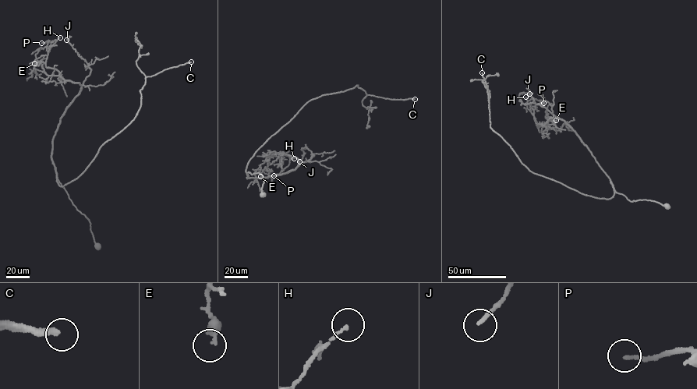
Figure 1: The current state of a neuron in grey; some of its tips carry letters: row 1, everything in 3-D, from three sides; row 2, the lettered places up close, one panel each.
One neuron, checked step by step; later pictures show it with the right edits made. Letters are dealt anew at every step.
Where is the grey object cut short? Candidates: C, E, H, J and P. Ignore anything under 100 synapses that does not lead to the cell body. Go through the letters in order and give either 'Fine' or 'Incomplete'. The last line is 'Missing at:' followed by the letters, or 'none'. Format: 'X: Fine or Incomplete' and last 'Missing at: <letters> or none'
C: Incomplete
E: Fine
H: Fine
J: Fine
P: Fine
Missing at: C

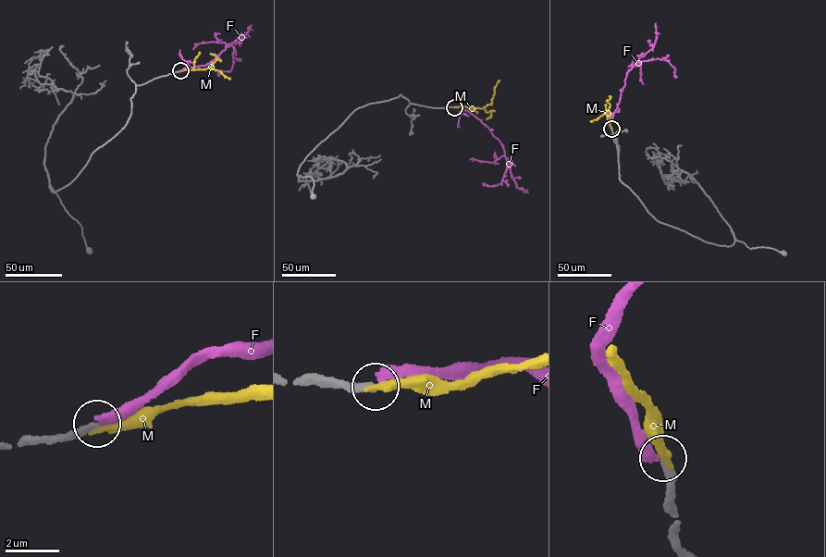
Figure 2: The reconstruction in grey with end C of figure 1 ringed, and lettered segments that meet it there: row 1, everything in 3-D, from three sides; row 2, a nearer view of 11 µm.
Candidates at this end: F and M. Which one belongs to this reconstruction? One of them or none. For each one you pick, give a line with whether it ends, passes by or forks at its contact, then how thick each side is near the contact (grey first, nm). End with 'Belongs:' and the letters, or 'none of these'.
Belongs: none of these

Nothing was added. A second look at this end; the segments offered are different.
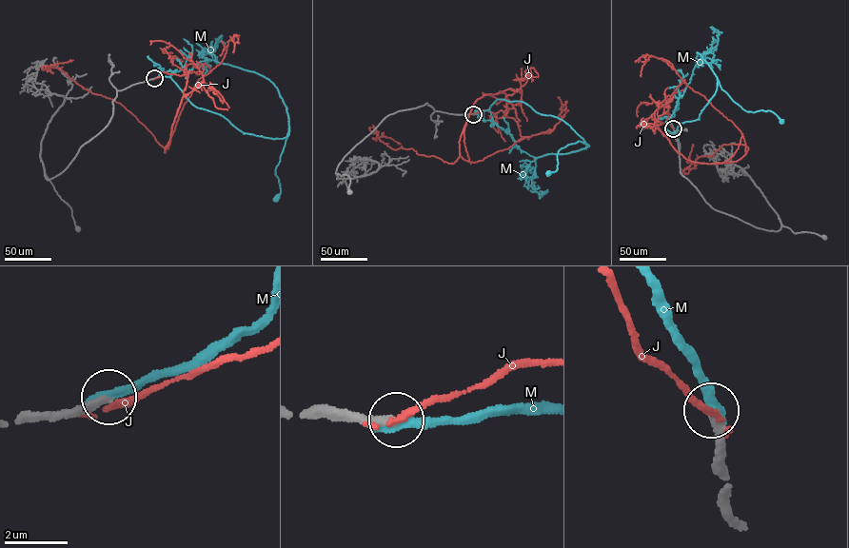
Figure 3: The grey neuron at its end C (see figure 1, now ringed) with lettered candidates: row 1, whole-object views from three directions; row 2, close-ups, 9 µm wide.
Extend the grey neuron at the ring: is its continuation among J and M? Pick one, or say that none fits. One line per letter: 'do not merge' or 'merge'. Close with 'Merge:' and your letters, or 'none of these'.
J: do not merge
M: do not merge
Merge: none of these

